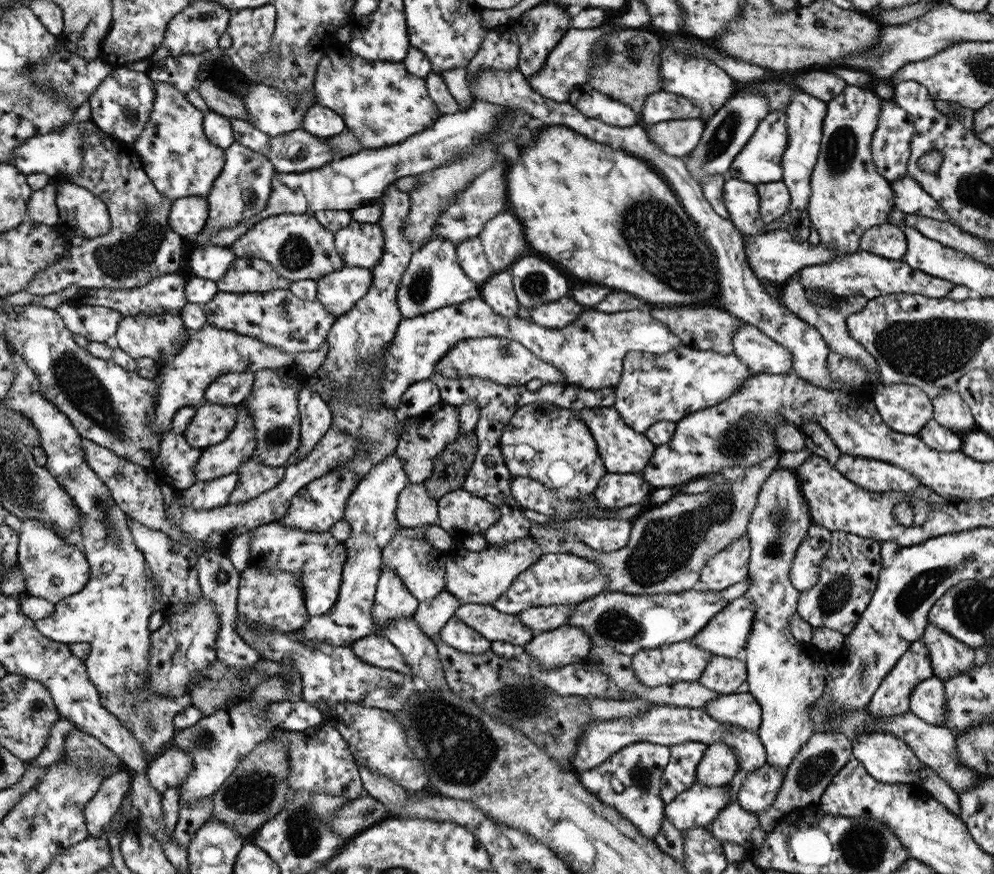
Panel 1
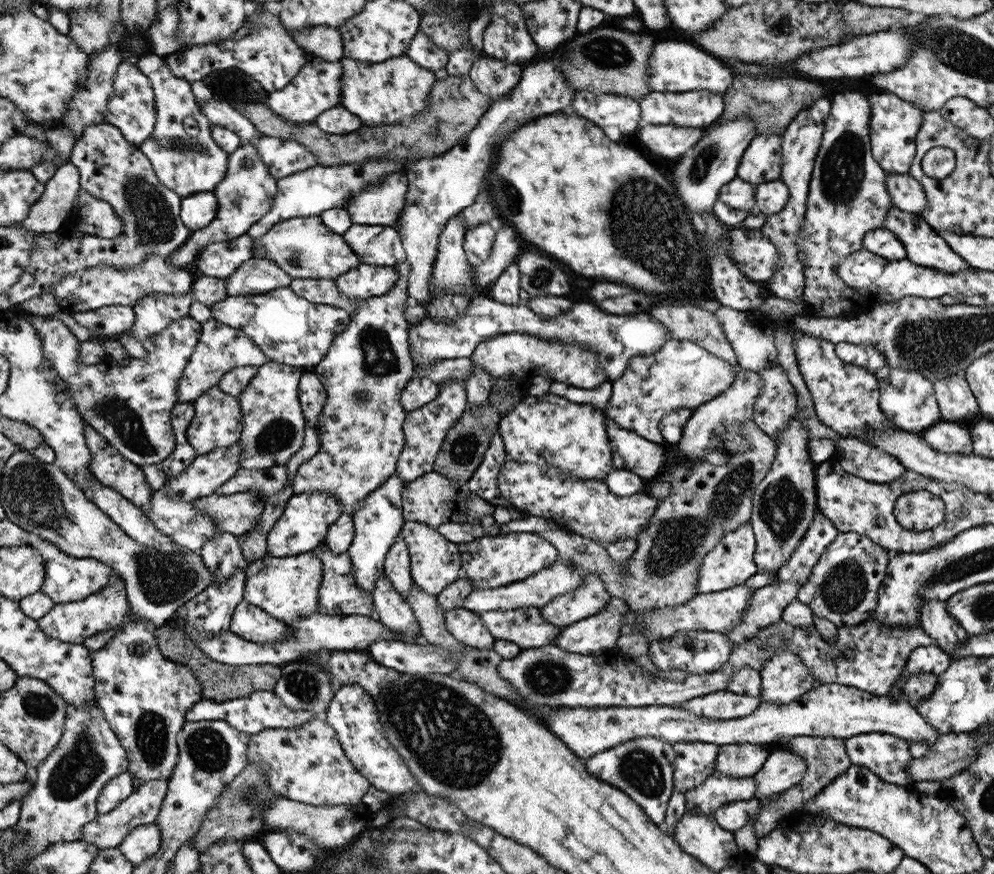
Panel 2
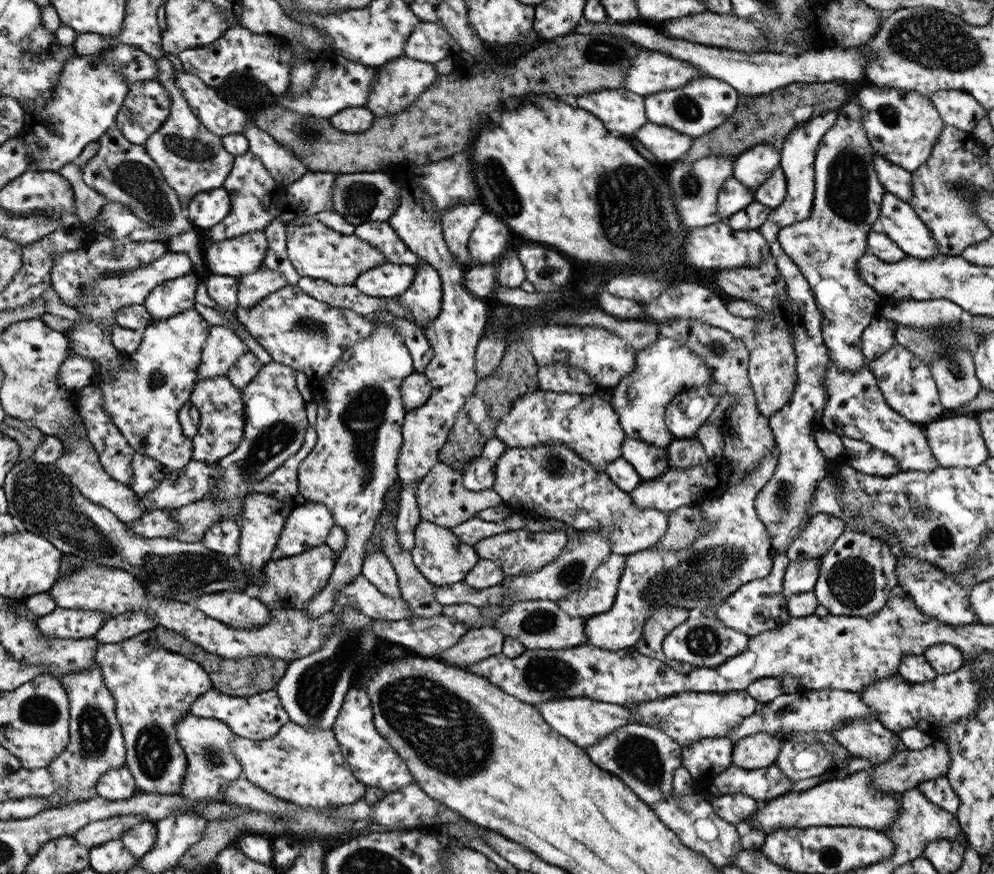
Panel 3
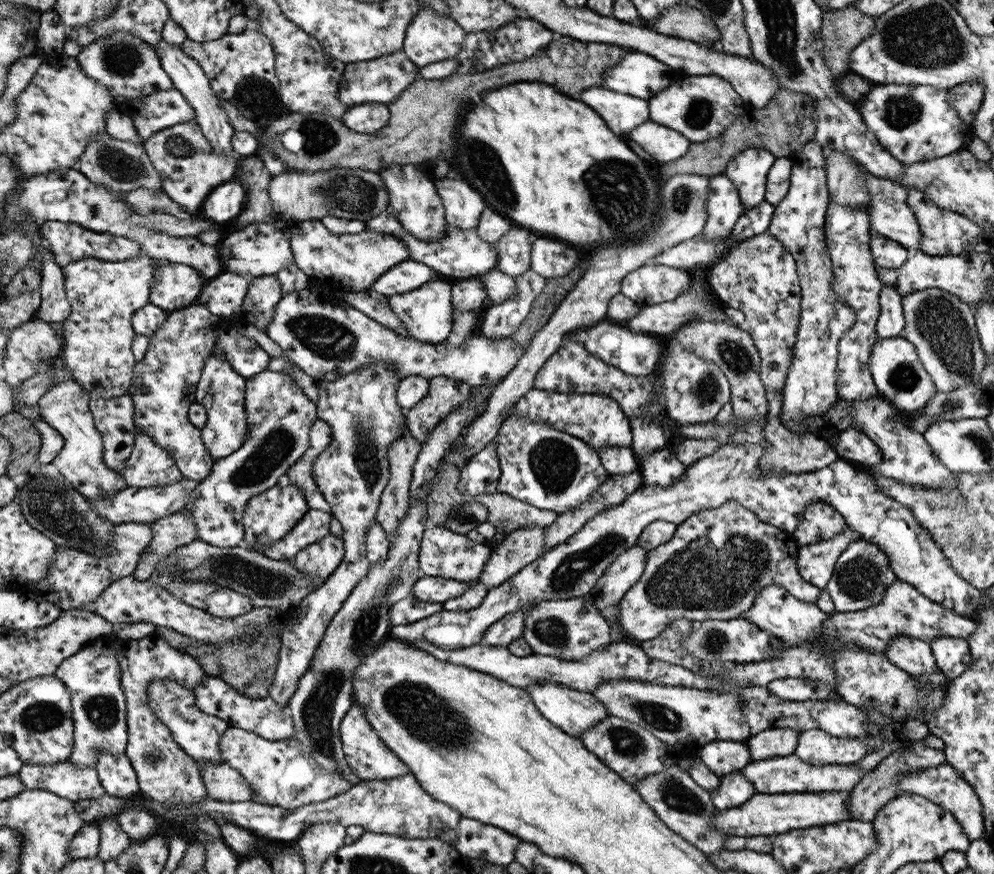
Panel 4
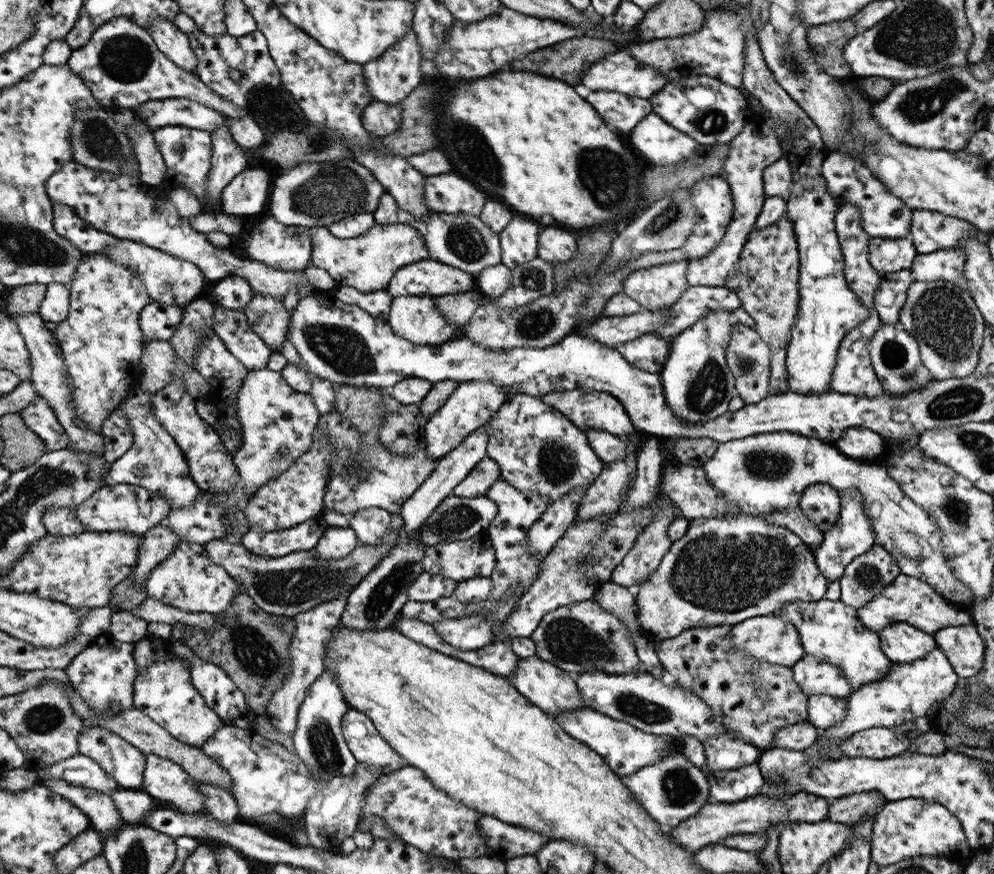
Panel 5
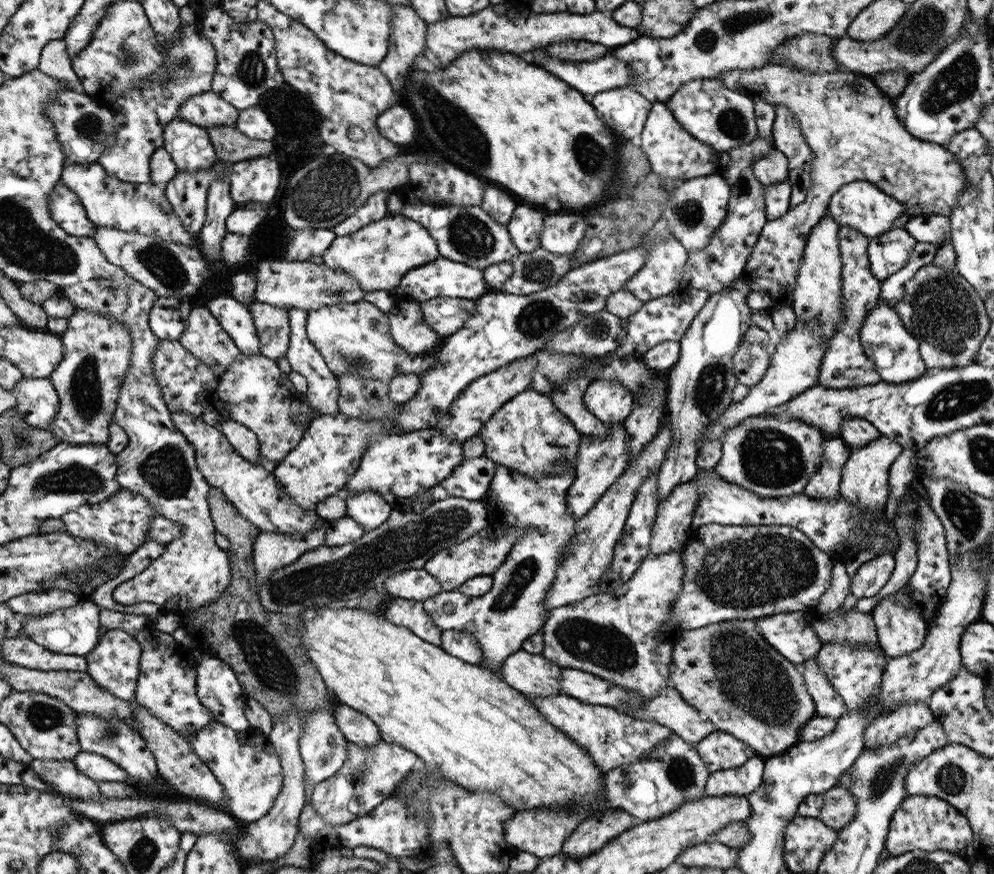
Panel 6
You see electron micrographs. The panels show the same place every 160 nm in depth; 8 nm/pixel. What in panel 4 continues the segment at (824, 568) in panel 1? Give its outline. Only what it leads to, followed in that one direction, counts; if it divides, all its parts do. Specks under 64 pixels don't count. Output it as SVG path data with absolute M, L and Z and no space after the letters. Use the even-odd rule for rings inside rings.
M861 538L854 541L838 557L834 565L834 574L825 586L835 610L841 613L856 612L876 606L884 598L886 589L897 579L889 564L888 556L880 547Z

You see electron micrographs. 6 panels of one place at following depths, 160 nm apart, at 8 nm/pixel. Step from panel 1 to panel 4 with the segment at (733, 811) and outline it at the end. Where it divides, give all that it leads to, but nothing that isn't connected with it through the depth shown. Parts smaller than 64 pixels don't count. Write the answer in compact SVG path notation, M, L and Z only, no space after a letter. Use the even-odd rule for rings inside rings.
M735 771L721 776L720 785L711 792L711 800L716 811L728 810L750 801L756 794L754 785L746 781L745 774Z

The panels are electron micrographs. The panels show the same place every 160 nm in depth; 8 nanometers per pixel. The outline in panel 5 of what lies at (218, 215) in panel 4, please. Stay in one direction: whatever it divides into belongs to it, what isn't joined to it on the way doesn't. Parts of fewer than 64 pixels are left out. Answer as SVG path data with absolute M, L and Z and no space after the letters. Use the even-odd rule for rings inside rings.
M262 166L247 167L231 180L222 194L221 211L245 217L267 211L274 176Z

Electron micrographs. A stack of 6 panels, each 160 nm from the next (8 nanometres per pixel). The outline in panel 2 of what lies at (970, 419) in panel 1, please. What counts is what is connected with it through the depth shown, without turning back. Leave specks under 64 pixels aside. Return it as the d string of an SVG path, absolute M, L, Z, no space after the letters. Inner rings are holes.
M964 372L950 374L933 384L942 421L969 424L970 419L978 416L977 400L966 383Z

